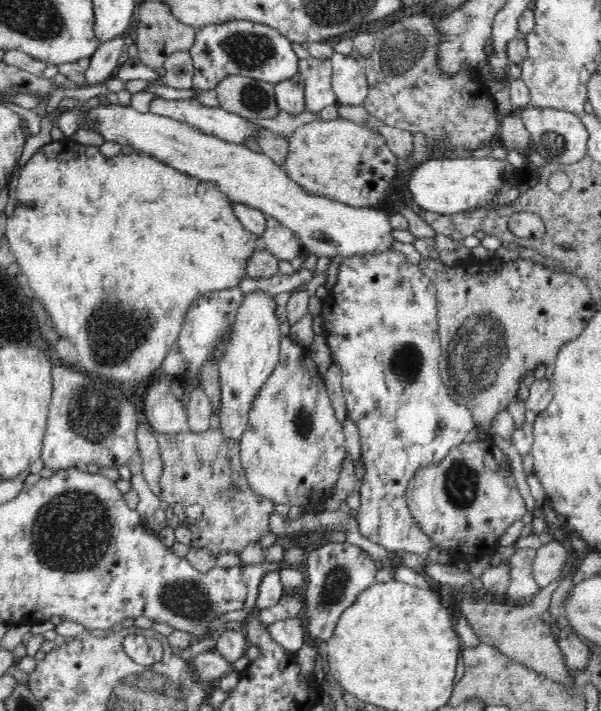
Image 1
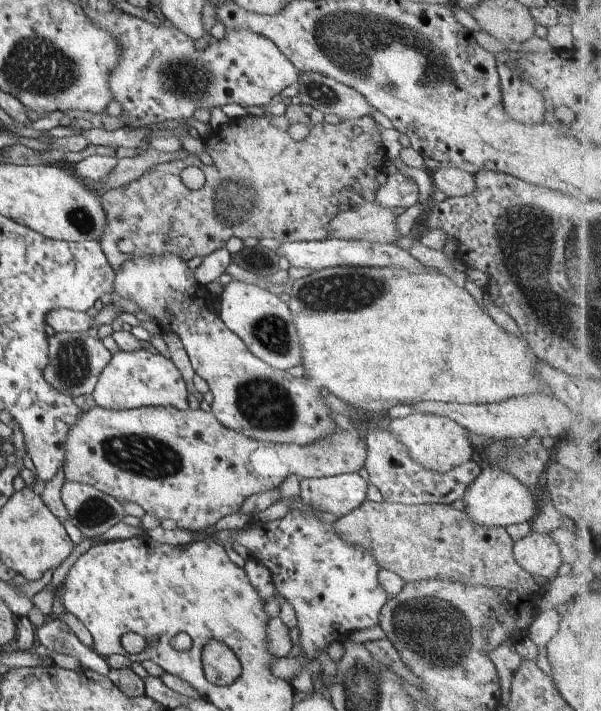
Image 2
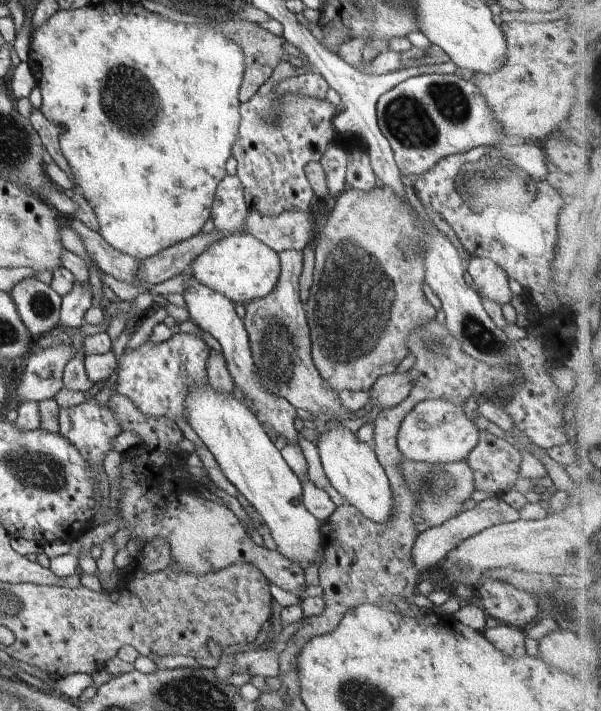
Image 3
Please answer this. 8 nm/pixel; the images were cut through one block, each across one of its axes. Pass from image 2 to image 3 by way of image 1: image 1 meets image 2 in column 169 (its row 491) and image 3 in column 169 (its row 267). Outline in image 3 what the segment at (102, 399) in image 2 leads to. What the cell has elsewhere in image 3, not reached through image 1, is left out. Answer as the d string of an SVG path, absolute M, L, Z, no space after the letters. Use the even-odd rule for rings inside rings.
M177 331L167 341L158 344L148 338L141 347L124 351L121 356L115 356L113 351L85 356L86 376L93 384L106 382L110 376L116 376L115 392L120 393L120 396L127 396L148 418L187 422L184 418L184 404L188 392L200 388L202 384L209 384L208 356L212 348L201 335Z

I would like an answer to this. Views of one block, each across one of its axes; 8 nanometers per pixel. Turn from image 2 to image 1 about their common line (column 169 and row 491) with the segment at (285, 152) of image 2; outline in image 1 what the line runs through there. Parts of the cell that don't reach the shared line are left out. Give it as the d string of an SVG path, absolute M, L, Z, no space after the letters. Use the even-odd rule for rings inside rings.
M221 430L160 434L154 432L163 462L159 499L172 507L176 522L191 530L190 546L208 549L214 556L224 552L240 554L251 542L258 542L270 532L268 520L275 504L257 495L248 484L240 462L239 444L222 434ZM200 504L203 516L198 522L186 517L188 506Z

